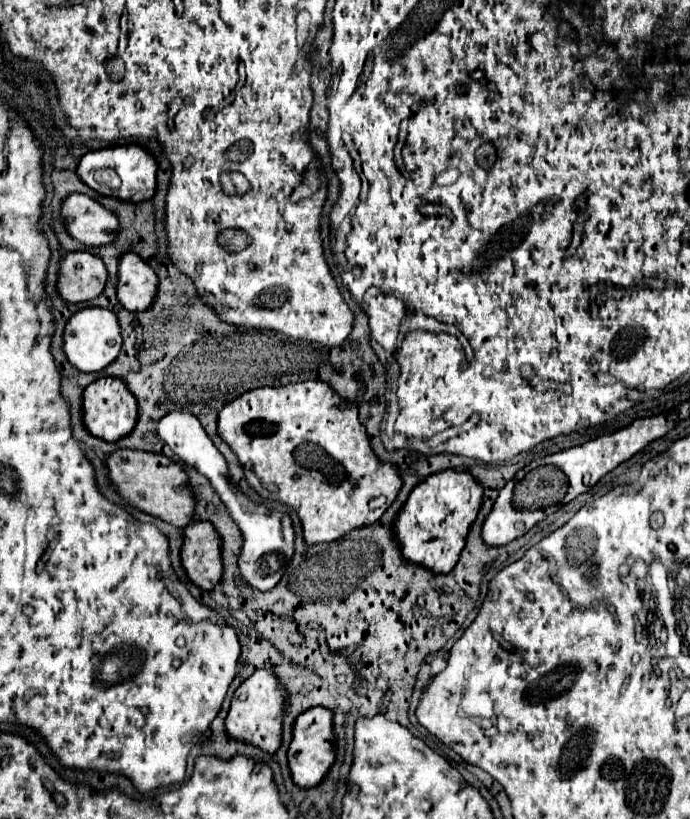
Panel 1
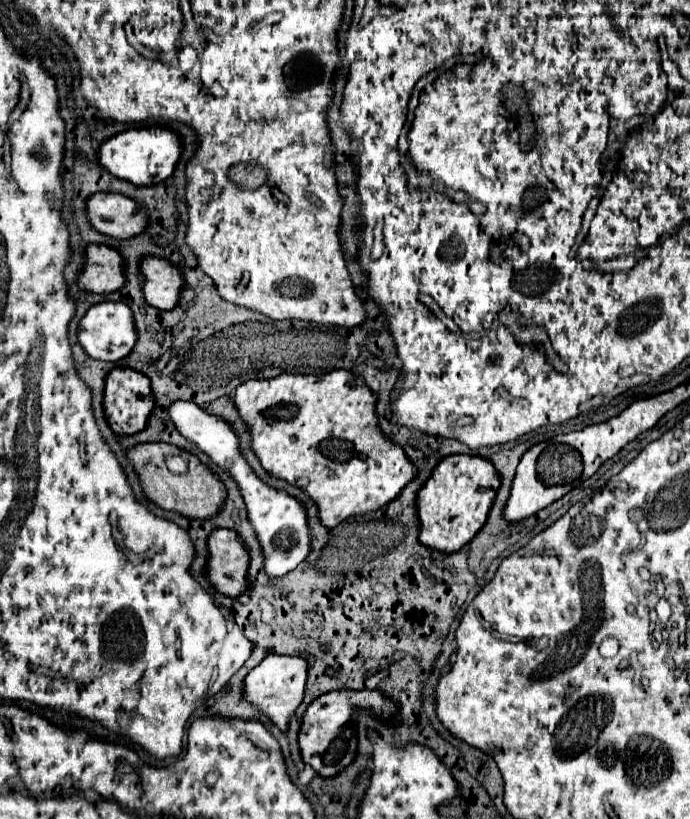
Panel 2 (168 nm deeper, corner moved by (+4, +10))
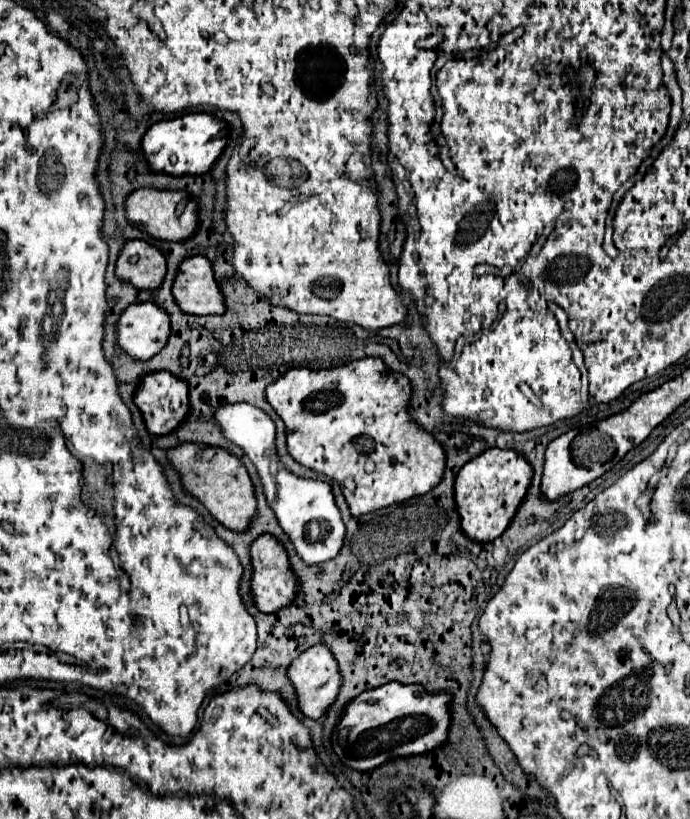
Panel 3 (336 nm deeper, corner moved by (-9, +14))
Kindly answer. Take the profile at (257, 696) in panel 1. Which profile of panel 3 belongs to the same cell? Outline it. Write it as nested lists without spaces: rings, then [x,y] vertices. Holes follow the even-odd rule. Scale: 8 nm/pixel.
[[[315,645],[307,651],[303,651],[289,667],[287,667],[287,679],[293,683],[295,693],[297,693],[297,703],[299,709],[305,717],[309,719],[321,719],[323,713],[327,711],[327,707],[335,701],[337,697],[337,689],[341,685],[341,677],[337,673],[337,663],[333,661],[333,655],[329,653],[329,649],[325,649],[323,645]]]

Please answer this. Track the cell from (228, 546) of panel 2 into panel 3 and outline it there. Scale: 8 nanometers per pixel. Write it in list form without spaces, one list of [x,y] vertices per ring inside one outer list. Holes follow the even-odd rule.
[[[259,535],[251,545],[249,545],[249,557],[251,557],[251,599],[255,607],[263,613],[275,613],[277,609],[289,605],[297,593],[297,579],[291,573],[287,553],[281,549],[281,543],[273,539],[271,535]]]

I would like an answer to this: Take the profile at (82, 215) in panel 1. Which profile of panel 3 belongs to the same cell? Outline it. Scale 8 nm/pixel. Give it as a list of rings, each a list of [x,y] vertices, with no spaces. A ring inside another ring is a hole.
[[[135,189],[127,195],[125,217],[133,227],[161,241],[181,241],[197,231],[197,203],[185,191]]]

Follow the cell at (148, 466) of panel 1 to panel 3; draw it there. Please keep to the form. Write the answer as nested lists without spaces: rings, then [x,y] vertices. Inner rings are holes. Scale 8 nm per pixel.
[[[181,443],[167,451],[167,457],[177,471],[185,493],[189,493],[193,499],[201,501],[205,509],[225,527],[231,531],[245,531],[245,525],[253,519],[253,513],[257,509],[257,501],[253,495],[253,483],[247,475],[247,469],[243,463],[227,453],[225,449],[217,447],[215,457],[211,461],[197,461],[195,453],[199,451],[197,443]]]

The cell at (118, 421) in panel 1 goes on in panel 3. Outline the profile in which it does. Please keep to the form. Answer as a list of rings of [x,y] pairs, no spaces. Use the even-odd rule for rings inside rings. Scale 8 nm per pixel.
[[[155,371],[141,377],[137,389],[135,389],[135,405],[143,415],[145,427],[153,435],[165,435],[171,433],[189,411],[189,399],[187,399],[187,385],[185,381],[173,377],[167,371]]]

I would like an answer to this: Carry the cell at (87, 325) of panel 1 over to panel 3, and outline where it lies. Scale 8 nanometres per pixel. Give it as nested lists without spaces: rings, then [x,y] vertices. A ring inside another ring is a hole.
[[[155,303],[129,305],[115,323],[115,343],[133,359],[149,359],[165,347],[169,315]]]

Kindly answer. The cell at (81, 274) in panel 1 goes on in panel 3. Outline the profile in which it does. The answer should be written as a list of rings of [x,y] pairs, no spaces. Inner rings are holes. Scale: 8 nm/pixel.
[[[125,241],[115,265],[115,277],[137,289],[157,289],[165,277],[165,257],[147,241]]]

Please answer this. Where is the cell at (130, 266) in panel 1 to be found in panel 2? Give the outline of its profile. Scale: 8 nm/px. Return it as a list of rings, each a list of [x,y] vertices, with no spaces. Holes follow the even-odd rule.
[[[144,257],[140,273],[146,277],[144,297],[148,305],[162,311],[172,311],[178,305],[184,287],[180,267],[162,257]]]

